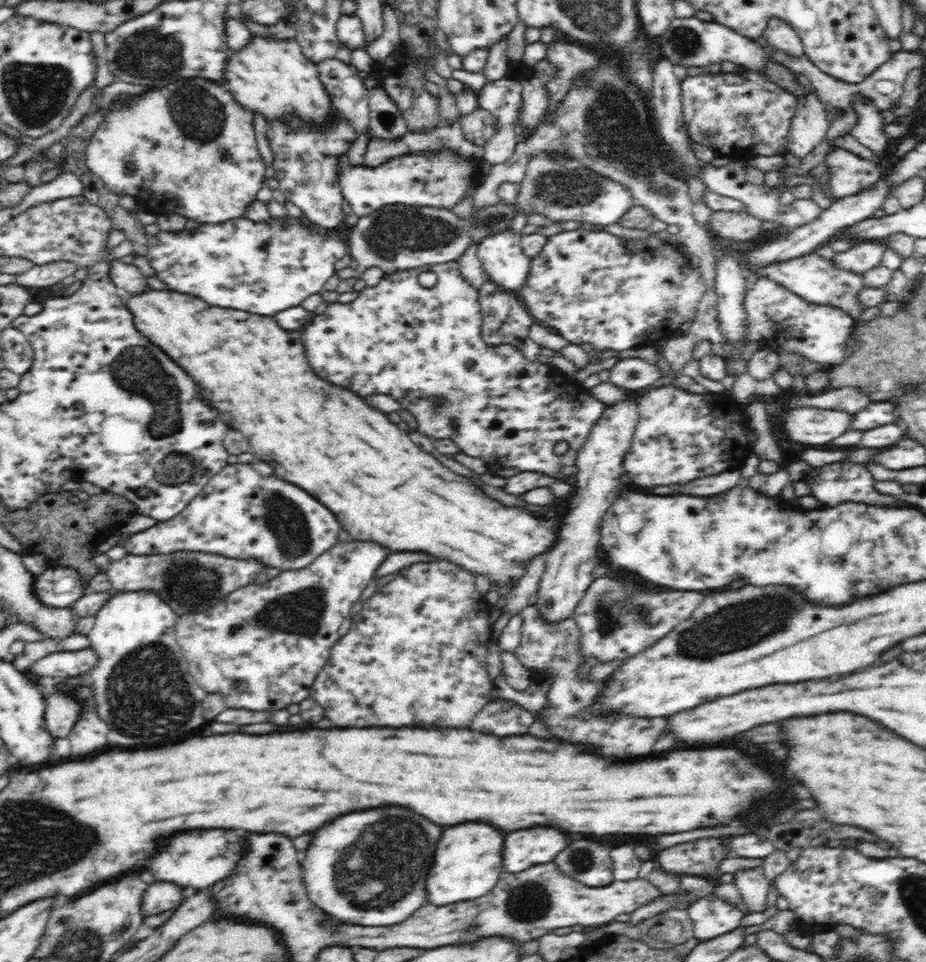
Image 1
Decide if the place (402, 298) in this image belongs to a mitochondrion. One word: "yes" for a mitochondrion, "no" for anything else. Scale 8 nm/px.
no

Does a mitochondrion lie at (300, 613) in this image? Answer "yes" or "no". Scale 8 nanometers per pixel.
yes

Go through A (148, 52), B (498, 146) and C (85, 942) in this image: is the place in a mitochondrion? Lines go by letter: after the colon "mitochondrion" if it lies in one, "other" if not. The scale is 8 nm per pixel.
A: mitochondrion
B: other
C: mitochondrion

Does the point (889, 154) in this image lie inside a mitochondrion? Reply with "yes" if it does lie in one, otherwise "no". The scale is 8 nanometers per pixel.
no

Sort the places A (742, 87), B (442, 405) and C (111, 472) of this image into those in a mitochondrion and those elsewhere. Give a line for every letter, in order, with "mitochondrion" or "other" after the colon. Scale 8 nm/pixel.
A: other
B: mitochondrion
C: other

